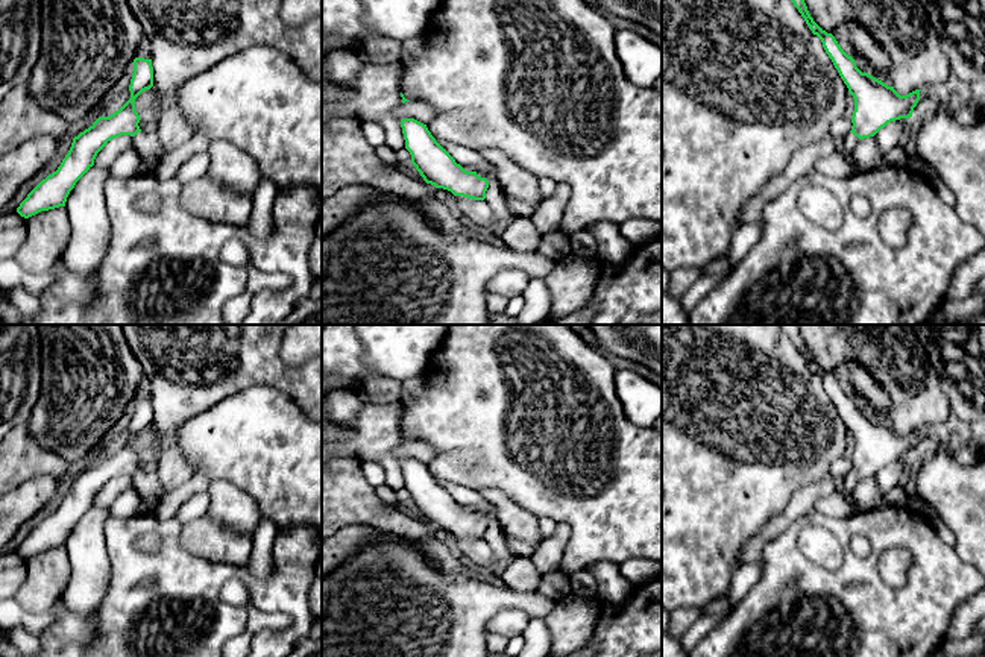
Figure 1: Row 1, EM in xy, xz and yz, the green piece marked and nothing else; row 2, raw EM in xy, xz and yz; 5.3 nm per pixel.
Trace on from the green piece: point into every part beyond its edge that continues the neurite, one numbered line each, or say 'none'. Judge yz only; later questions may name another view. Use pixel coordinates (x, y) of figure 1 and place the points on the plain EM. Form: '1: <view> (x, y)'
1: yz (850, 481)

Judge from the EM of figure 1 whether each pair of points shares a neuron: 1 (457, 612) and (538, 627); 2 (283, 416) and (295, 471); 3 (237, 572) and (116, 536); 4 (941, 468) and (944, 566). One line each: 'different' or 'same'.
1: different
2: same
3: same
4: different

